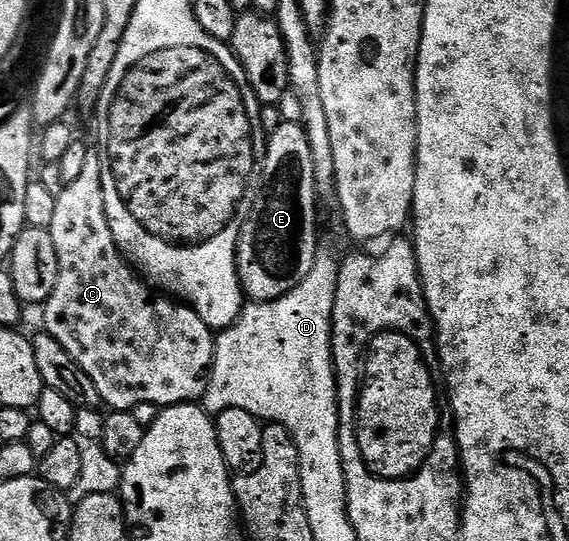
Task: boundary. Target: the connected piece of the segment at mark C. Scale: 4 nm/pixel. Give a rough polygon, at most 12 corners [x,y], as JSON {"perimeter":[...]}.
{"perimeter":[[99,156],[55,197],[52,335],[111,411],[202,400],[194,309],[119,252]]}

